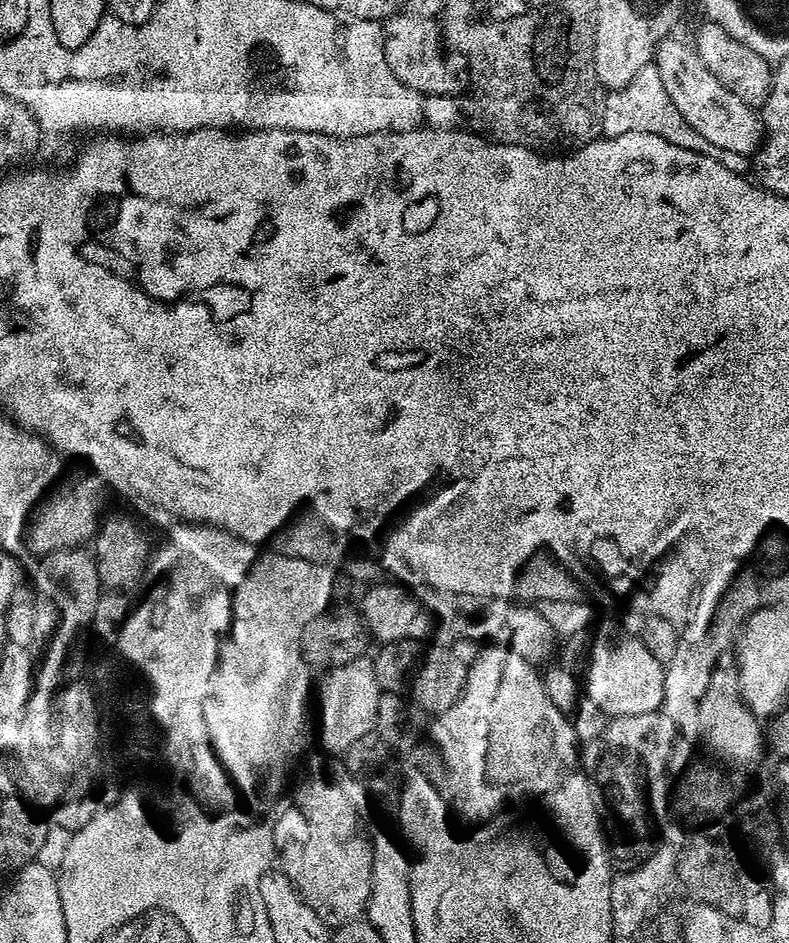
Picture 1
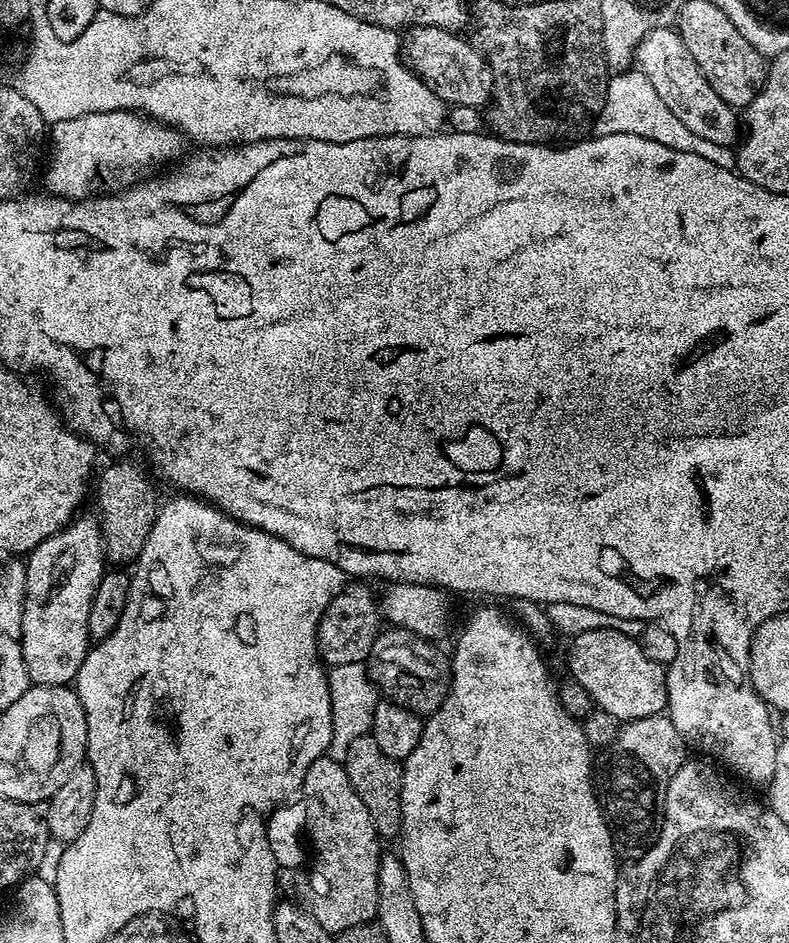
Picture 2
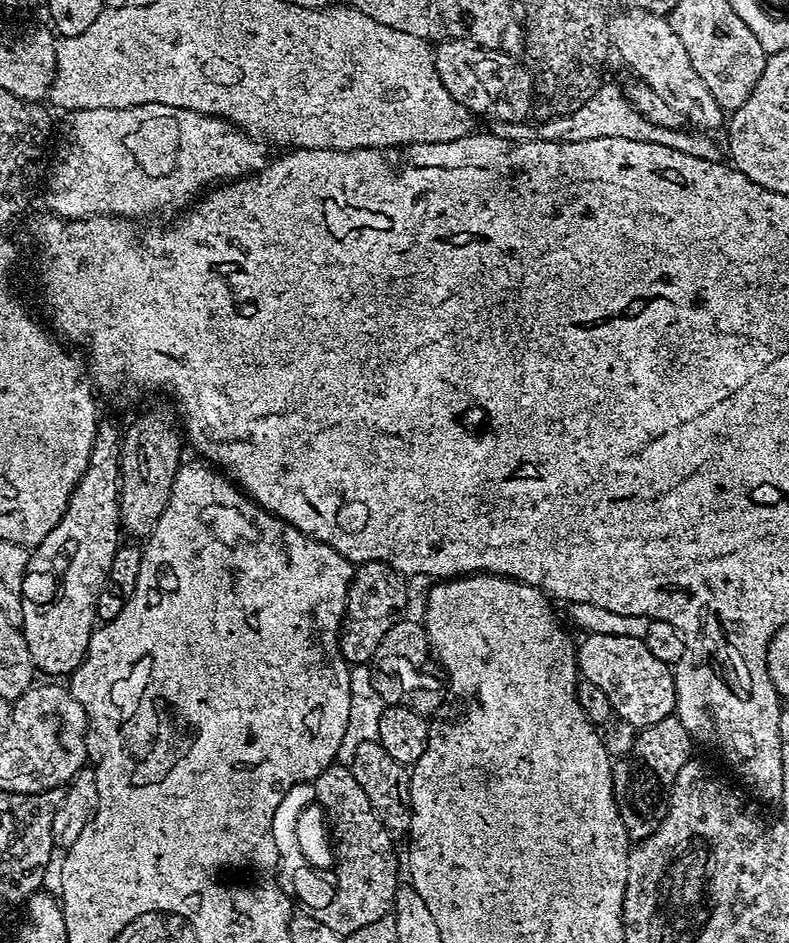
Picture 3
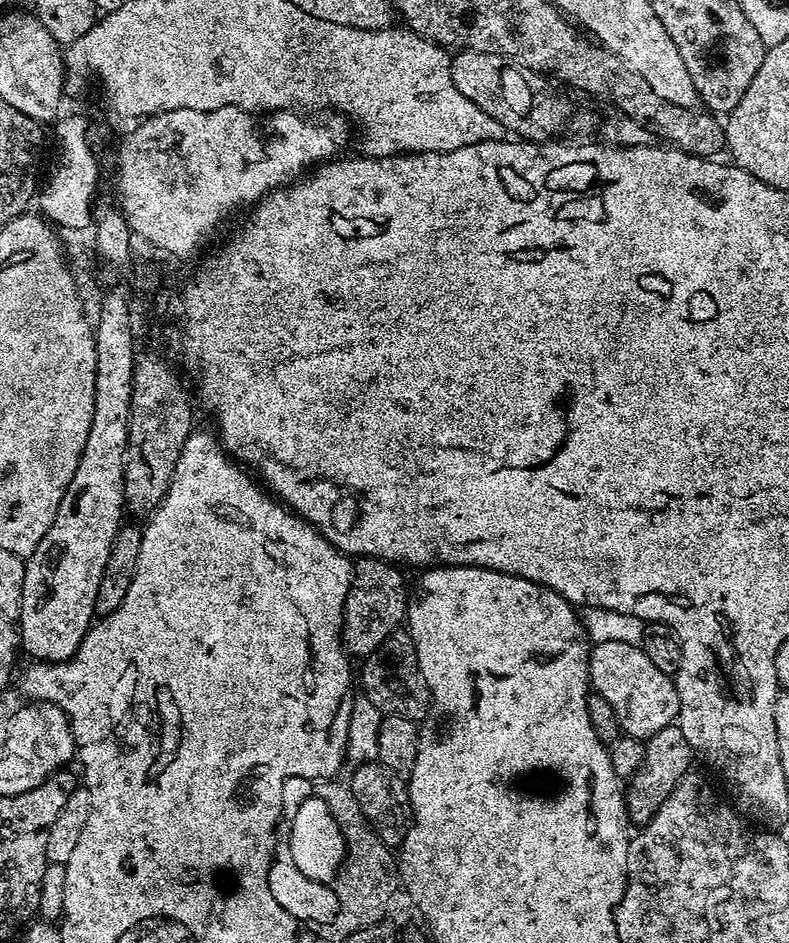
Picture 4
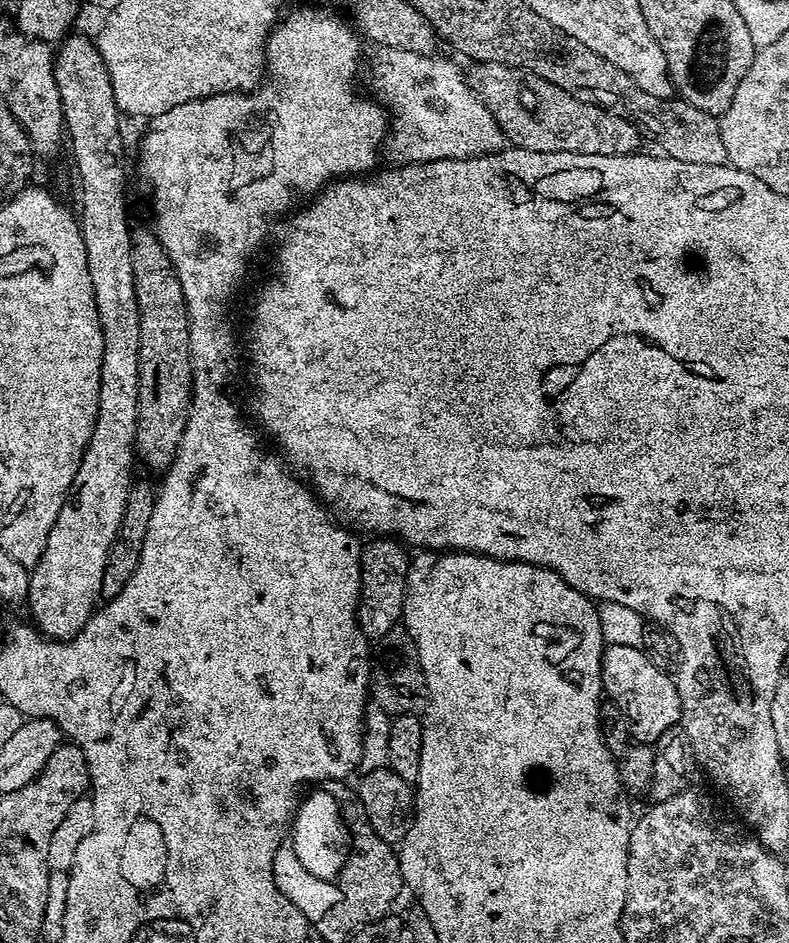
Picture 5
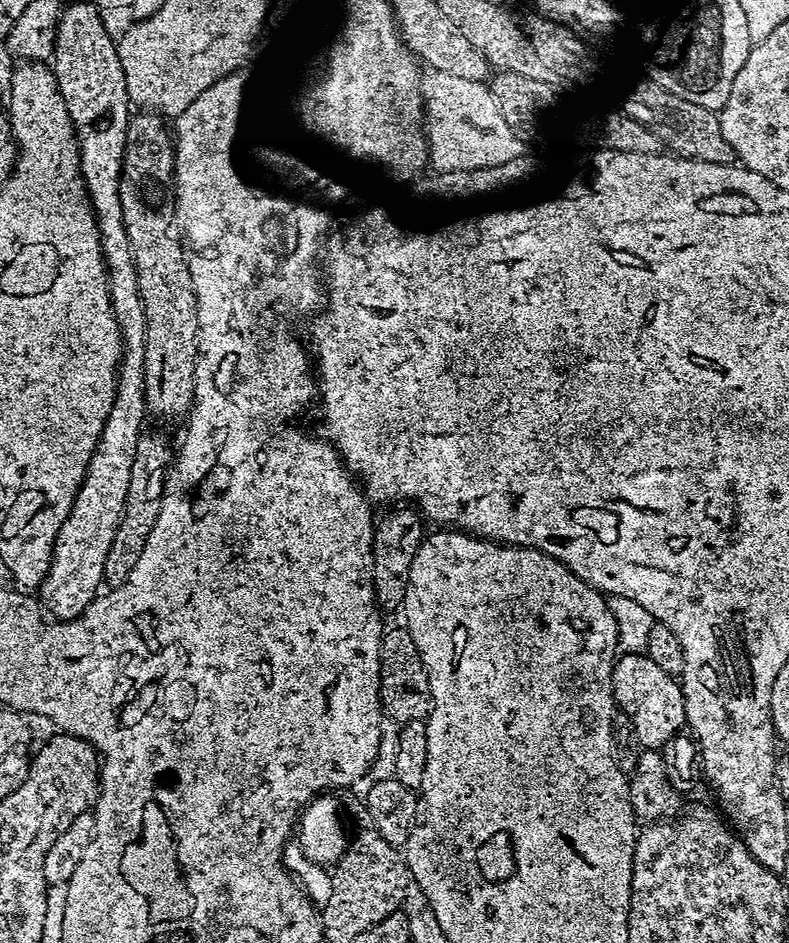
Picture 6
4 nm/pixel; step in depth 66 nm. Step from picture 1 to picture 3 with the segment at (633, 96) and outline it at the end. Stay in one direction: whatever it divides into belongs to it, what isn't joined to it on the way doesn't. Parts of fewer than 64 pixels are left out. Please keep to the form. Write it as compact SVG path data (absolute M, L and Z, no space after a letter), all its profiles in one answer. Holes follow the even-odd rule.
M601 83L596 93L586 102L575 105L564 116L556 116L541 126L539 139L555 140L557 142L582 142L590 138L630 138L634 142L654 142L658 146L670 146L670 150L682 150L682 154L690 154L703 160L720 160L722 152L716 149L713 137L708 134L697 134L683 127L667 128L650 122L636 111L627 95L616 84ZM569 115L569 116L568 116ZM696 135L696 136L695 136Z

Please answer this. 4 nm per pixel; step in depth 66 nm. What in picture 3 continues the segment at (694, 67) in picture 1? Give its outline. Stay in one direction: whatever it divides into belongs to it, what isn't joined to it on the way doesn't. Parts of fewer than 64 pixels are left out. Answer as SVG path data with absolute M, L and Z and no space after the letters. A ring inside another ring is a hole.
M642 10L629 11L629 16L621 20L611 21L610 44L630 67L636 71L635 75L650 86L670 110L674 110L685 121L688 120L693 129L704 134L715 133L715 128L725 123L726 113L714 102L710 90L698 78L694 66L690 66L690 58L685 54L678 34L668 25L663 15L649 13Z

